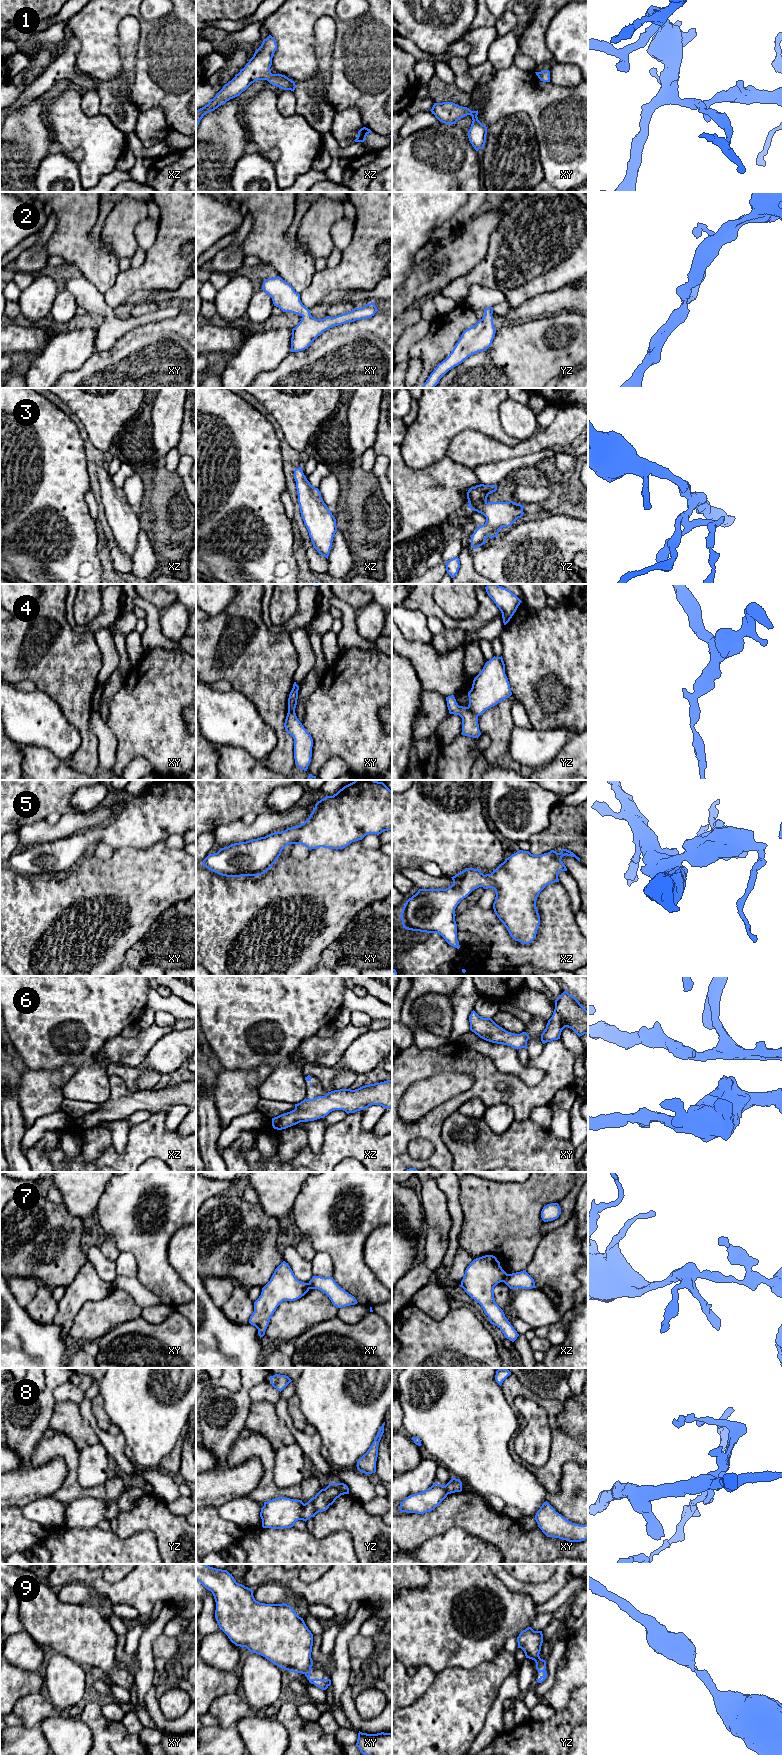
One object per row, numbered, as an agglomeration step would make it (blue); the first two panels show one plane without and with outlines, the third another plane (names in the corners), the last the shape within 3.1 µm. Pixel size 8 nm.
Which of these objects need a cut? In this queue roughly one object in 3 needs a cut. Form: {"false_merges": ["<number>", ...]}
{"false_merges": ["4", "7", "8"]}

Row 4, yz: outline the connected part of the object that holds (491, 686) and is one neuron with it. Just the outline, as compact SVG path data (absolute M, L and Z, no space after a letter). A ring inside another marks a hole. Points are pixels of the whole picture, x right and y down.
M494 656L474 678L472 688L468 692L468 707L479 716L511 695L503 658Z

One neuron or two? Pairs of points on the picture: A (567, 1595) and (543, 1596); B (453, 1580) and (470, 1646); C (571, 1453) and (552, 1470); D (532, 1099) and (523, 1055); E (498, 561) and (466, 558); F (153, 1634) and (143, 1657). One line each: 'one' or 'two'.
A: two
B: one
C: one
D: two
E: two
F: one

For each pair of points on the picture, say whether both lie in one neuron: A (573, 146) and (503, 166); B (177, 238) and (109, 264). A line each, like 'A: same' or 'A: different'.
A: different
B: different

